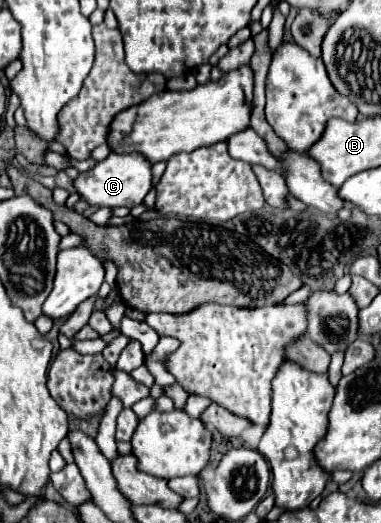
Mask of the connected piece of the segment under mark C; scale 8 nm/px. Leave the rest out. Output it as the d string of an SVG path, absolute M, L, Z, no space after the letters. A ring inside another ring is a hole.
M112 153L106 161L100 161L88 173L80 173L80 177L74 183L80 197L90 205L132 209L134 205L140 205L148 195L148 191L152 189L152 163L140 153L128 153L128 155Z

